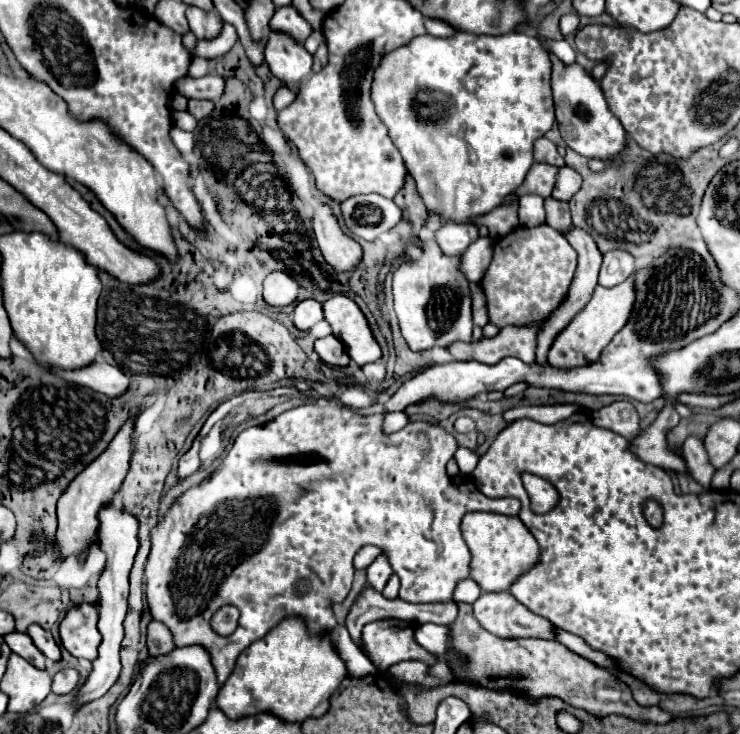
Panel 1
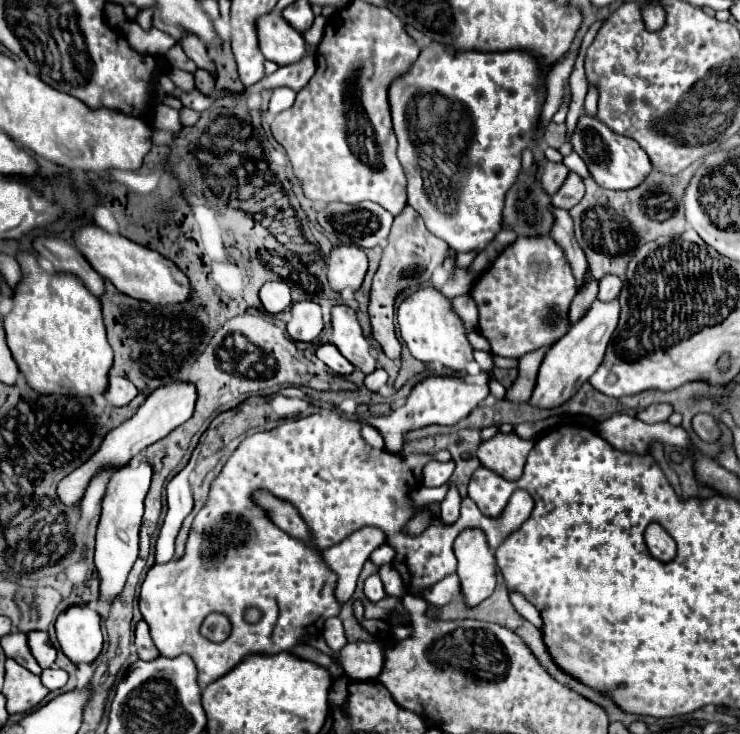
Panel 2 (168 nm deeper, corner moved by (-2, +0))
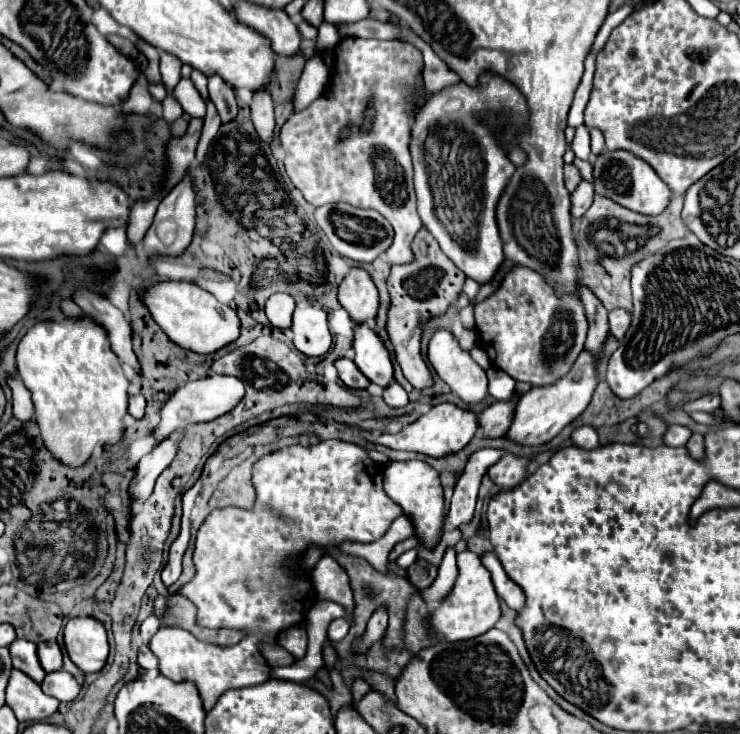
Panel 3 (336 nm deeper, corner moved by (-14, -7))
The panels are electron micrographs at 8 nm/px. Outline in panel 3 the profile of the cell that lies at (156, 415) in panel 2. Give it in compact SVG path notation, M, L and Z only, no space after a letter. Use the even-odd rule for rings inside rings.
M214 375L214 377L186 383L162 407L162 421L156 427L156 439L162 441L162 439L170 437L174 431L186 429L188 425L194 425L200 421L212 421L212 419L232 411L236 407L236 403L242 401L242 395L244 395L244 383L240 379L228 377L228 375Z

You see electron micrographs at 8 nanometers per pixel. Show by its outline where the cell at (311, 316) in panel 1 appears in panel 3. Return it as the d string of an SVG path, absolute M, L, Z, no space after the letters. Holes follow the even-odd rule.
M296 309L294 311L294 321L292 321L292 341L294 347L308 355L308 357L322 357L328 353L332 345L332 337L328 331L328 321L326 321L326 311L324 309Z

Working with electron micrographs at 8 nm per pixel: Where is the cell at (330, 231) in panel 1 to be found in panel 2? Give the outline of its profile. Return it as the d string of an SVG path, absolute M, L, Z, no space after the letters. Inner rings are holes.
M334 246L330 250L328 256L328 282L336 292L342 292L344 288L352 288L358 290L364 274L368 268L368 258L366 252L362 248L354 248L354 246Z

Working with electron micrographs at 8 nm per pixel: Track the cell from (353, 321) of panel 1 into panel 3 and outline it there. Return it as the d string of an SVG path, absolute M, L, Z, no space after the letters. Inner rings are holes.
M364 323L354 327L354 351L354 363L372 383L388 387L394 381L394 367L388 349L384 347L382 339Z

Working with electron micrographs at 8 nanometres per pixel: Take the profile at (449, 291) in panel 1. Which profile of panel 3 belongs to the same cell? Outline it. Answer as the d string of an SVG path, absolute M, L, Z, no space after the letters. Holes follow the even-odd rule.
M436 331L428 345L428 359L440 379L466 403L474 405L486 399L488 379L486 373L474 363L468 351L460 349L458 341L448 331Z

